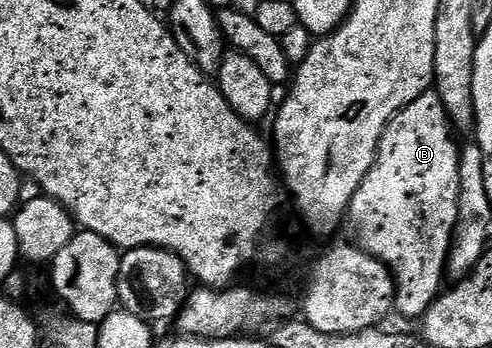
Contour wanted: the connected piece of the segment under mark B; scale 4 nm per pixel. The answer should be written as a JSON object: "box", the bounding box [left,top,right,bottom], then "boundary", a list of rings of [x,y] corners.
{"box":[349,92,459,319],"boundary":[[[428,92],[417,96],[385,128],[373,168],[361,180],[361,188],[351,201],[349,222],[355,225],[354,237],[368,254],[383,262],[395,280],[395,305],[403,318],[422,319],[423,313],[435,303],[444,289],[447,256],[455,238],[455,225],[459,215],[459,152],[456,135],[448,119],[445,104],[439,95]]]}

